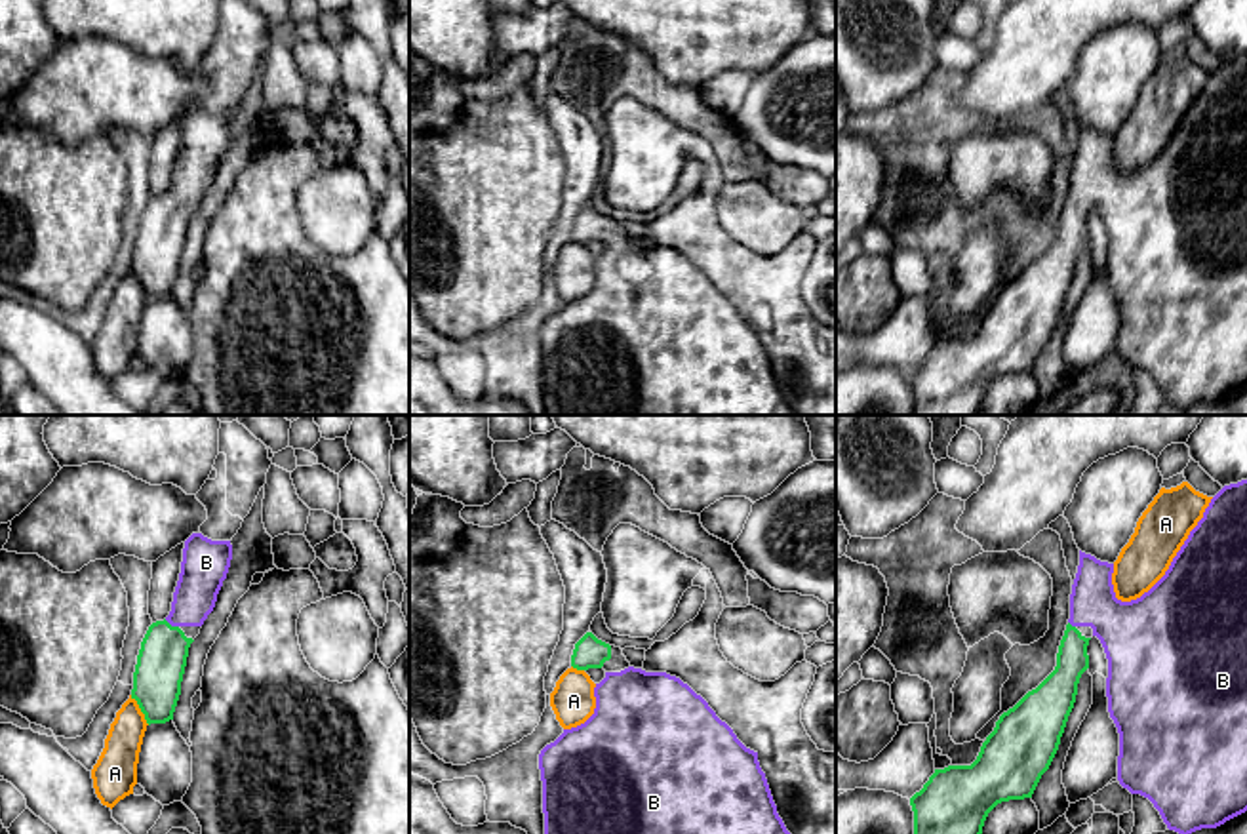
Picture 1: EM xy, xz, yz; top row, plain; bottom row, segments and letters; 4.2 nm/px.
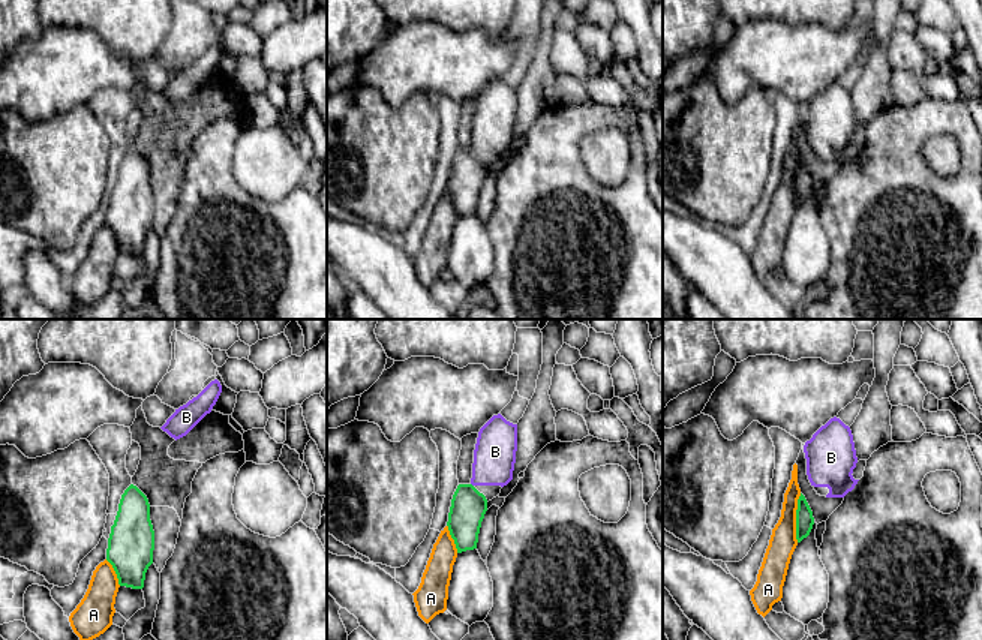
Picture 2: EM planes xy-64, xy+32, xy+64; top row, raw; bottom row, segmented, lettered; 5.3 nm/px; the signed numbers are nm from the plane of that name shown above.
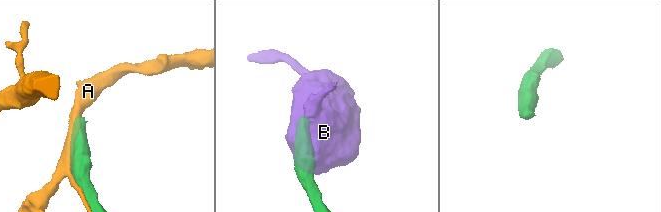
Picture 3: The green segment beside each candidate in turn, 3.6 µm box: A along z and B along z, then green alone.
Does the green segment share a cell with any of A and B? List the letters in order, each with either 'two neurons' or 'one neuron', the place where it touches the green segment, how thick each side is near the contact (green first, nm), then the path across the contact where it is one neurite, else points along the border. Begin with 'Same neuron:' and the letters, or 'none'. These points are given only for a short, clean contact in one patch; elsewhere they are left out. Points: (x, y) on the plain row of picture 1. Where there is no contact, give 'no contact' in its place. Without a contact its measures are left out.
Same neuron: B
A: two neurons; contact xy (141, 284); calibres 200 and 160 nm
B: one neuron; contact xy (170, 198); calibres 200 and 190 nm; way xy (162, 231), (164, 210), (170, 198), (193, 176), (200, 153)

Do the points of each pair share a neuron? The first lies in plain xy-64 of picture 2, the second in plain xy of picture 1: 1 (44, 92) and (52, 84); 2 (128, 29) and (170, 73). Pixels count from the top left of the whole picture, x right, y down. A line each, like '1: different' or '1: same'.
1: same
2: different

